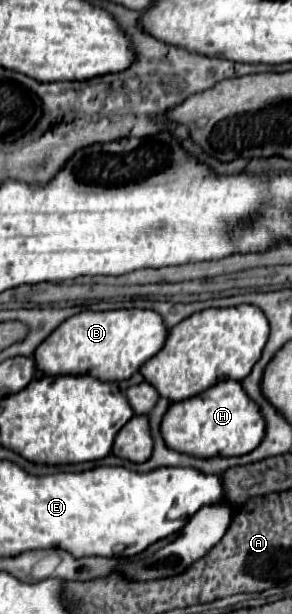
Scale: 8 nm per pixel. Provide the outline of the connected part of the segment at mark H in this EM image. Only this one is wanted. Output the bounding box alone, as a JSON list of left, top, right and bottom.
[160,382,264,458]

